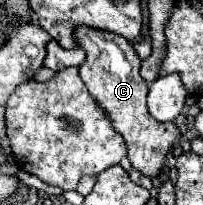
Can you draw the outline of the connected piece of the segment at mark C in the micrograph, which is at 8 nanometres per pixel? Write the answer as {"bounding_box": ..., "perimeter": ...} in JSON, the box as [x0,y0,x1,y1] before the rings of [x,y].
{"bounding_box":[75,26,179,178],"perimeter":[[[79,26],[75,36],[77,36],[77,46],[85,50],[87,56],[85,64],[79,64],[81,80],[85,82],[93,100],[97,100],[99,108],[111,120],[113,128],[123,136],[131,166],[149,178],[159,174],[161,166],[165,164],[165,156],[179,138],[179,130],[173,122],[161,124],[149,116],[145,104],[149,88],[145,80],[139,76],[141,60],[133,50],[133,44],[123,36],[85,26]]]}

